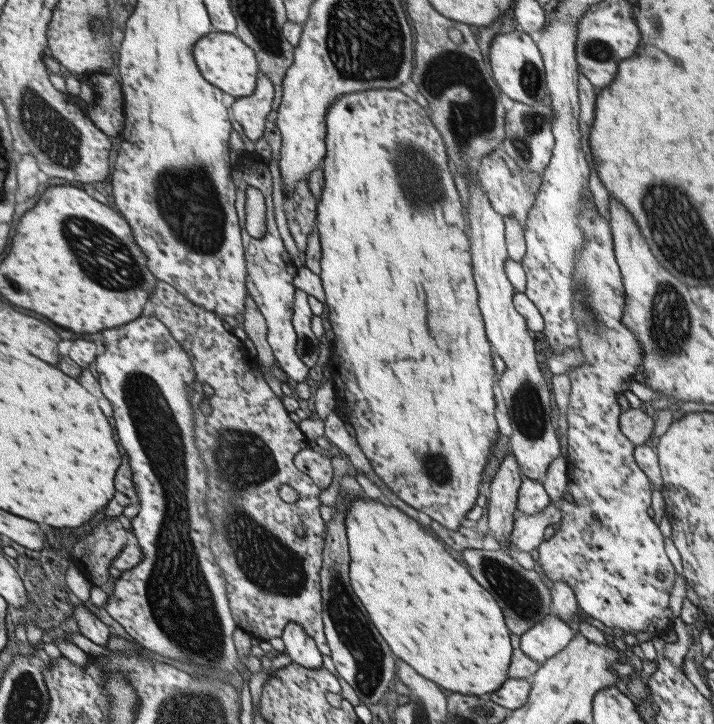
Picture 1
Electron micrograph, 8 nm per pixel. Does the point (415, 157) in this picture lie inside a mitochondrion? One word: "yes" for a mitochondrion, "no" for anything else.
yes

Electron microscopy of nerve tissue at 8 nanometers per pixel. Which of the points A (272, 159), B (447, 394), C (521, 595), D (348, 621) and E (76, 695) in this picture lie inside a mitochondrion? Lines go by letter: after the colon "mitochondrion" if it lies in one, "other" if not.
A: other
B: other
C: mitochondrion
D: mitochondrion
E: other

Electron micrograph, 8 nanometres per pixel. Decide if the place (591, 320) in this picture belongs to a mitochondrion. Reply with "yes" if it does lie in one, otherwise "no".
yes

